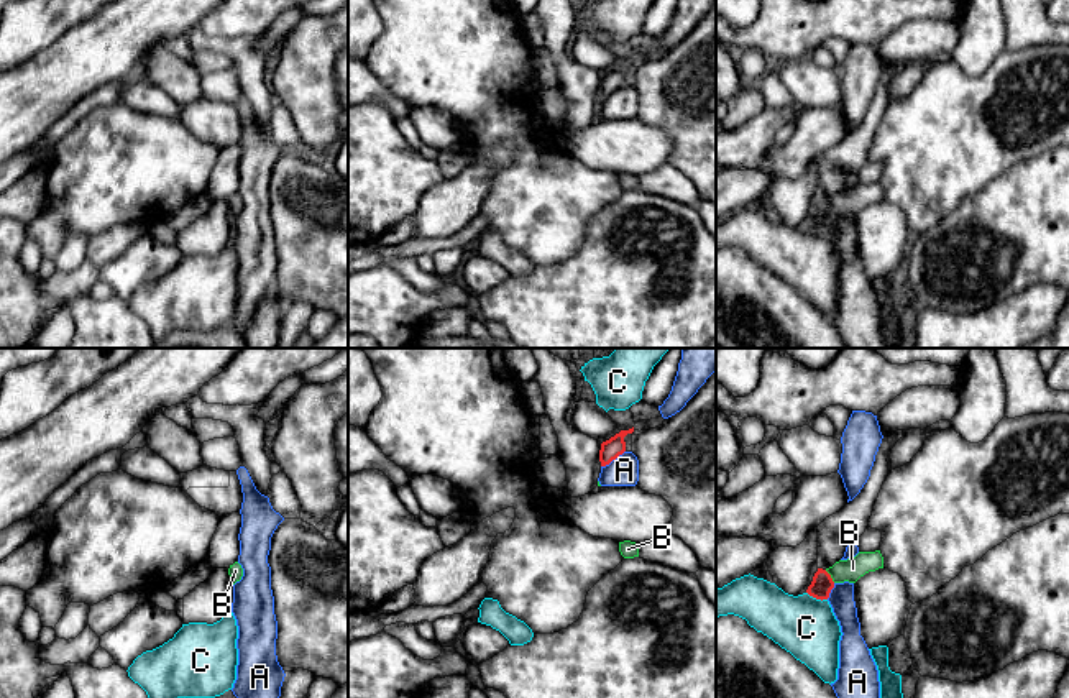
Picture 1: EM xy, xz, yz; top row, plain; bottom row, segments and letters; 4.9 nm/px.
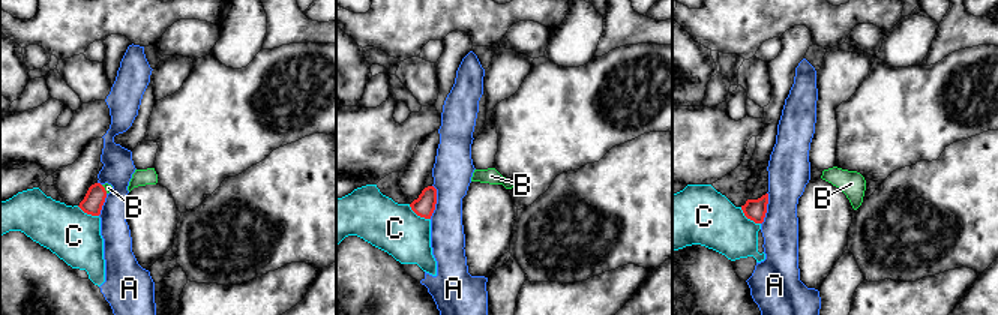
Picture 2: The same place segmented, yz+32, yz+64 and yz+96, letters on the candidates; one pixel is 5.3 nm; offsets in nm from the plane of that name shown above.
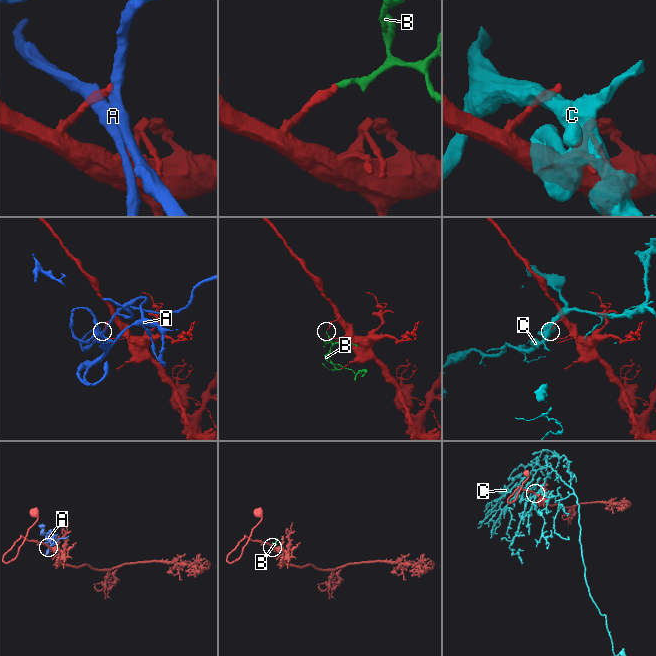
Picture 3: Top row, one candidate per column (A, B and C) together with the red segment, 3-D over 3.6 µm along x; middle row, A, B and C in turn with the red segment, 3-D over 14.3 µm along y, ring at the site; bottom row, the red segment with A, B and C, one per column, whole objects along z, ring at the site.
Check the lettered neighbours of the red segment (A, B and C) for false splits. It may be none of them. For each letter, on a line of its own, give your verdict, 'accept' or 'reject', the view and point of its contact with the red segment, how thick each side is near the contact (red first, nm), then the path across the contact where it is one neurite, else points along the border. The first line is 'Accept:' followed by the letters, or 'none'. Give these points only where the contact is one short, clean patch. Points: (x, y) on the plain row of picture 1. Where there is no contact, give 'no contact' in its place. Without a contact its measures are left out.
Accept: B
A: reject; meets red in xz at (613, 91); 100 nm thick on the red side, 140 nm on the other
B: accept; meets red in yz at (830, 209); 110 nm thick on the red side, 110 nm on the other; runs through yz (821, 217), (830, 209), (853, 201)
C: reject; meets red in yz at (816, 230); 110 nm thick on the red side, 300 nm on the other

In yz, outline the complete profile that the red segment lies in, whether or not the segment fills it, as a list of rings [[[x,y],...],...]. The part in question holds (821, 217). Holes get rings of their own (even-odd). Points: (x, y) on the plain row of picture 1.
[[[880,182],[859,184],[856,189],[839,192],[826,202],[818,200],[806,225],[821,233],[828,232],[836,215],[856,215],[865,205],[879,200],[883,200],[883,189]]]

